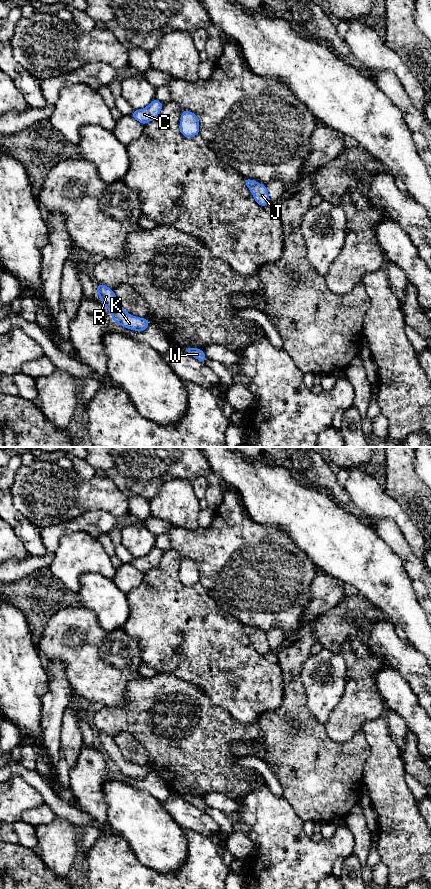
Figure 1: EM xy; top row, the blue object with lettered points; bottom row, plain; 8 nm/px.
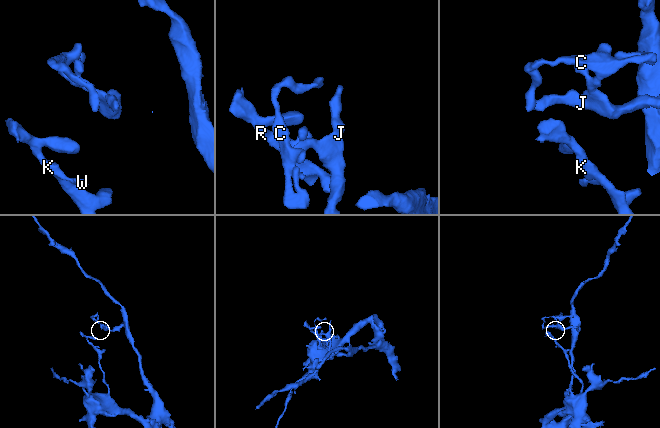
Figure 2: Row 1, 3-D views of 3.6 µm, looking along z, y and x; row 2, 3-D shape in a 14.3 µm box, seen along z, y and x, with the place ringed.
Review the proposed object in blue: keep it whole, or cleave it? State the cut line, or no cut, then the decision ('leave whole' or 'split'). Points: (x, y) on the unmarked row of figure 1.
no cut; leave whole

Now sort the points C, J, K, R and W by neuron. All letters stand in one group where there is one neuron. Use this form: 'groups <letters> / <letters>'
groups C J K R W

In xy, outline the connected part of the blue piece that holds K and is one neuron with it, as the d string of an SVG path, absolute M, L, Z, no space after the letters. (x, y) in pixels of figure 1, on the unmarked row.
M96 732L98 745L112 764L112 768L124 776L143 780L150 772L149 767L133 764L123 757L113 737L104 732Z

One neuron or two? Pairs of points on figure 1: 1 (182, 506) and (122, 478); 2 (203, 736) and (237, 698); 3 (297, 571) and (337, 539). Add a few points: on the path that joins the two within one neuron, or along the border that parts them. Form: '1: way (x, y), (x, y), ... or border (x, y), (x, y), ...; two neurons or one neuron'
1: border (174, 479), (166, 481), (149, 499); two neurons
2: border (208, 696), (214, 704), (247, 723); two neurons
3: border (294, 543), (319, 569); two neurons

